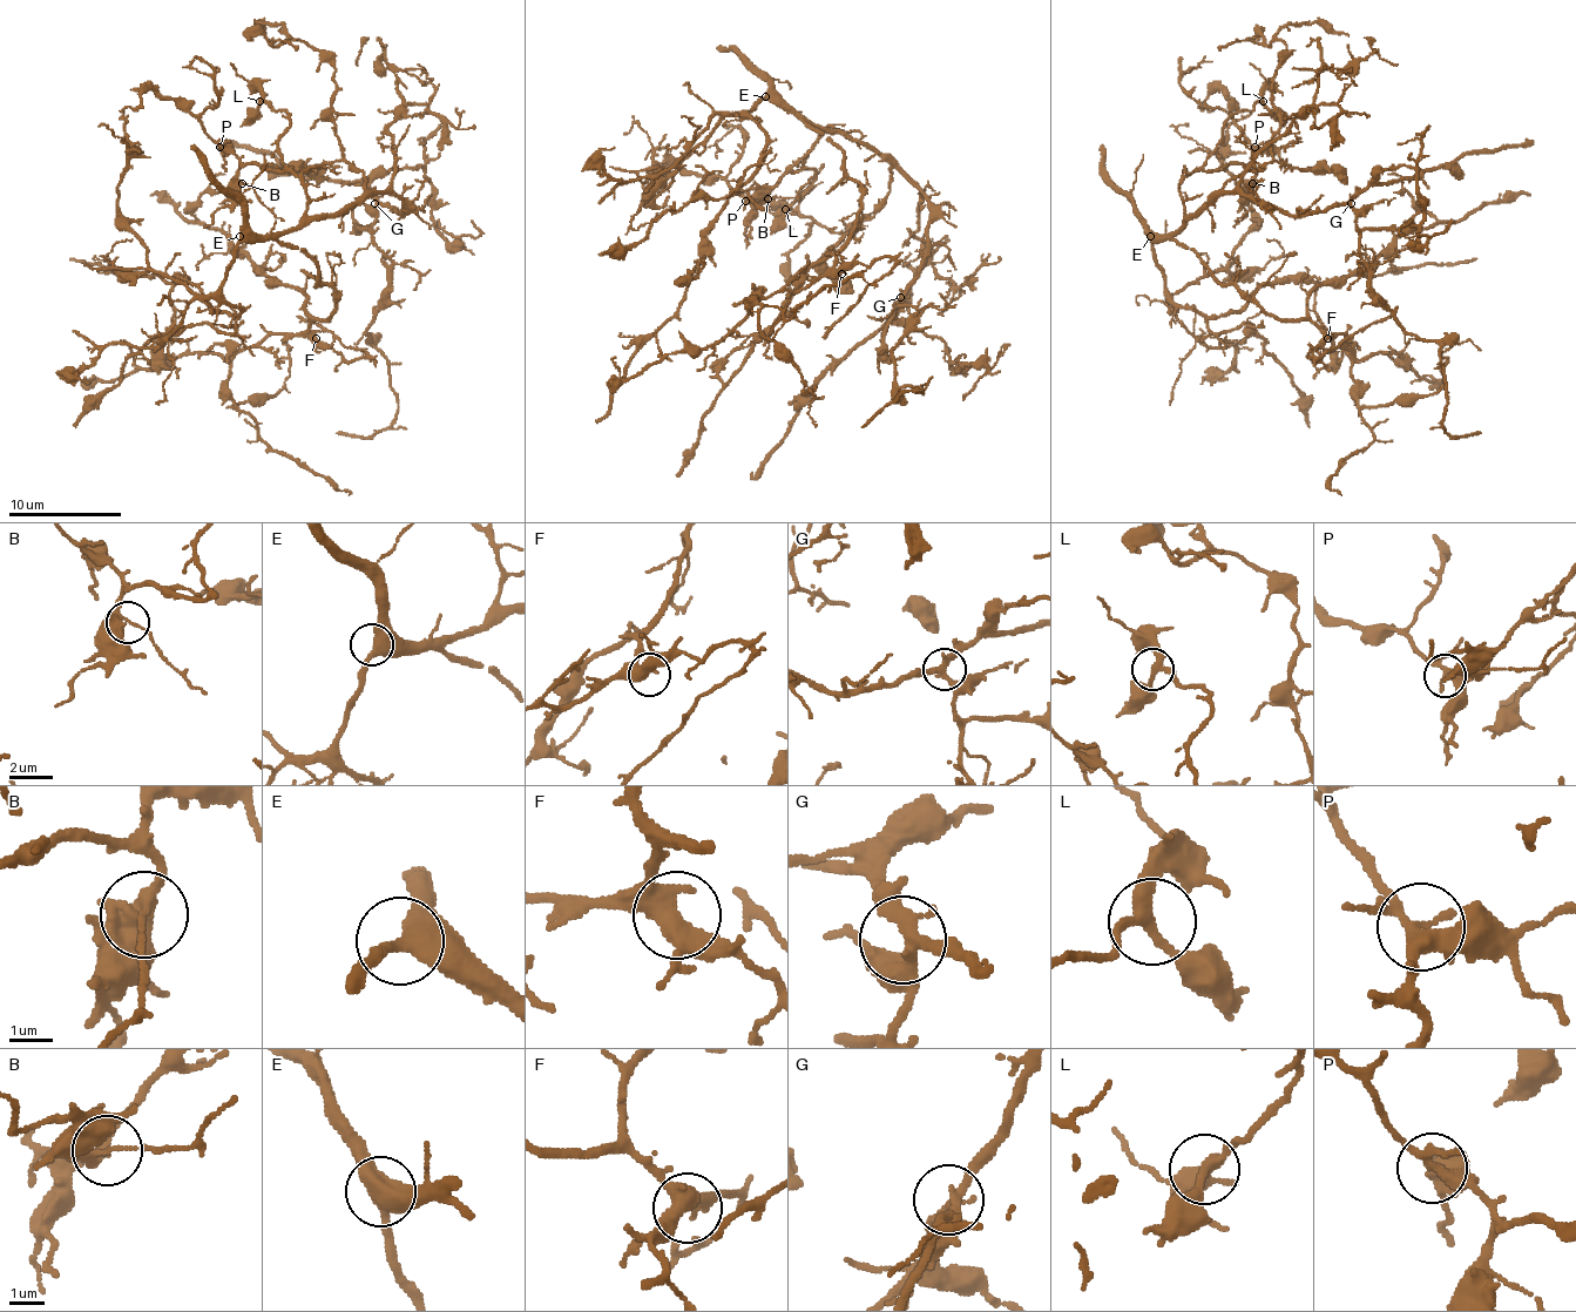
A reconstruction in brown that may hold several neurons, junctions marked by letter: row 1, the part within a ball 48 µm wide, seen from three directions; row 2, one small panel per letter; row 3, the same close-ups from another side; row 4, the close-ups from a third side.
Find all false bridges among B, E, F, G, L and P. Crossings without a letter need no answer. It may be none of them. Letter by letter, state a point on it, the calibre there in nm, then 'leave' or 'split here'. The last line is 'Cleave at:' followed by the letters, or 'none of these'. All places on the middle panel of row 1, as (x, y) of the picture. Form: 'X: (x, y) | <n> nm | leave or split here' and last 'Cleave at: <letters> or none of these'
B: (768, 198) | 170 nm | leave
E: (765, 96) | 420 nm | leave
F: (841, 274) | 420 nm | leave
G: (900, 297) | 280 nm | leave
L: (785, 209) | 240 nm | leave
P: (745, 201) | 280 nm | leave
Cleave at: none of these

